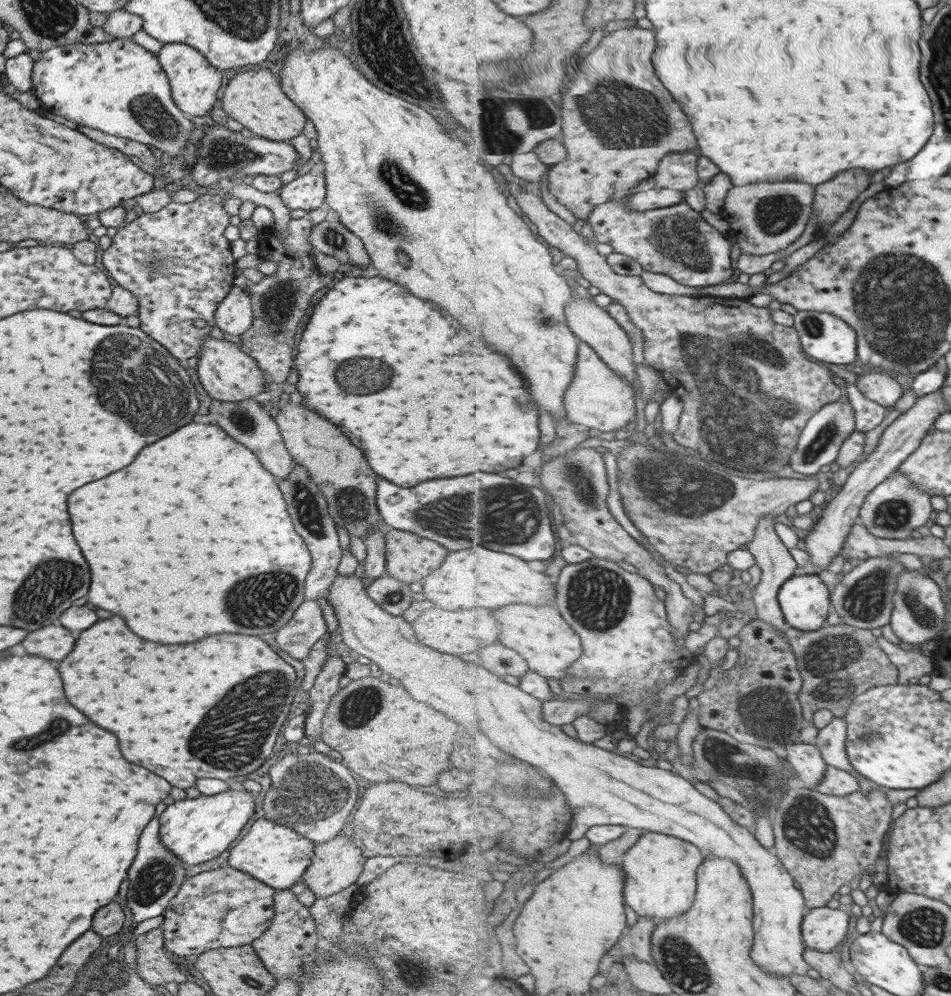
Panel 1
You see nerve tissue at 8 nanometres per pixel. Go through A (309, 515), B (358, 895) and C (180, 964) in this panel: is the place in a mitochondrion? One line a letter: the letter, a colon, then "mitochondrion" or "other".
A: mitochondrion
B: other
C: other

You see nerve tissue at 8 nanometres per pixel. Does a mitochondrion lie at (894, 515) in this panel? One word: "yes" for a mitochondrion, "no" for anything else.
yes

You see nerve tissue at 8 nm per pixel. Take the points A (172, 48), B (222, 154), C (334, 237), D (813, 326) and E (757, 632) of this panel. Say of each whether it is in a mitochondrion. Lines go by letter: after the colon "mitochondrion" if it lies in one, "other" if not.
A: other
B: mitochondrion
C: mitochondrion
D: mitochondrion
E: other

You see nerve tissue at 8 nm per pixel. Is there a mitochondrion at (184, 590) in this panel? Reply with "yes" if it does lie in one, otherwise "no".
no

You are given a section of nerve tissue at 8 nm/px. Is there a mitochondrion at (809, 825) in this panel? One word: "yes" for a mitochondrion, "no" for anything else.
yes

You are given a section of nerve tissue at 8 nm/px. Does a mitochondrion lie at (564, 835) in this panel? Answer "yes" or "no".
no

